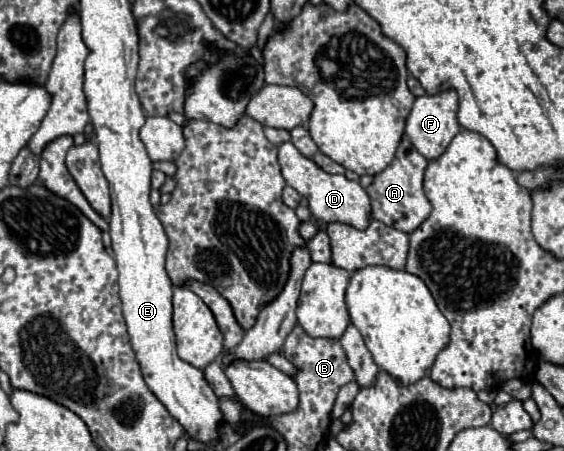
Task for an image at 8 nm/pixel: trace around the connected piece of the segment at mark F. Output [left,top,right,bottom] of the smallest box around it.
[405,90,461,158]

